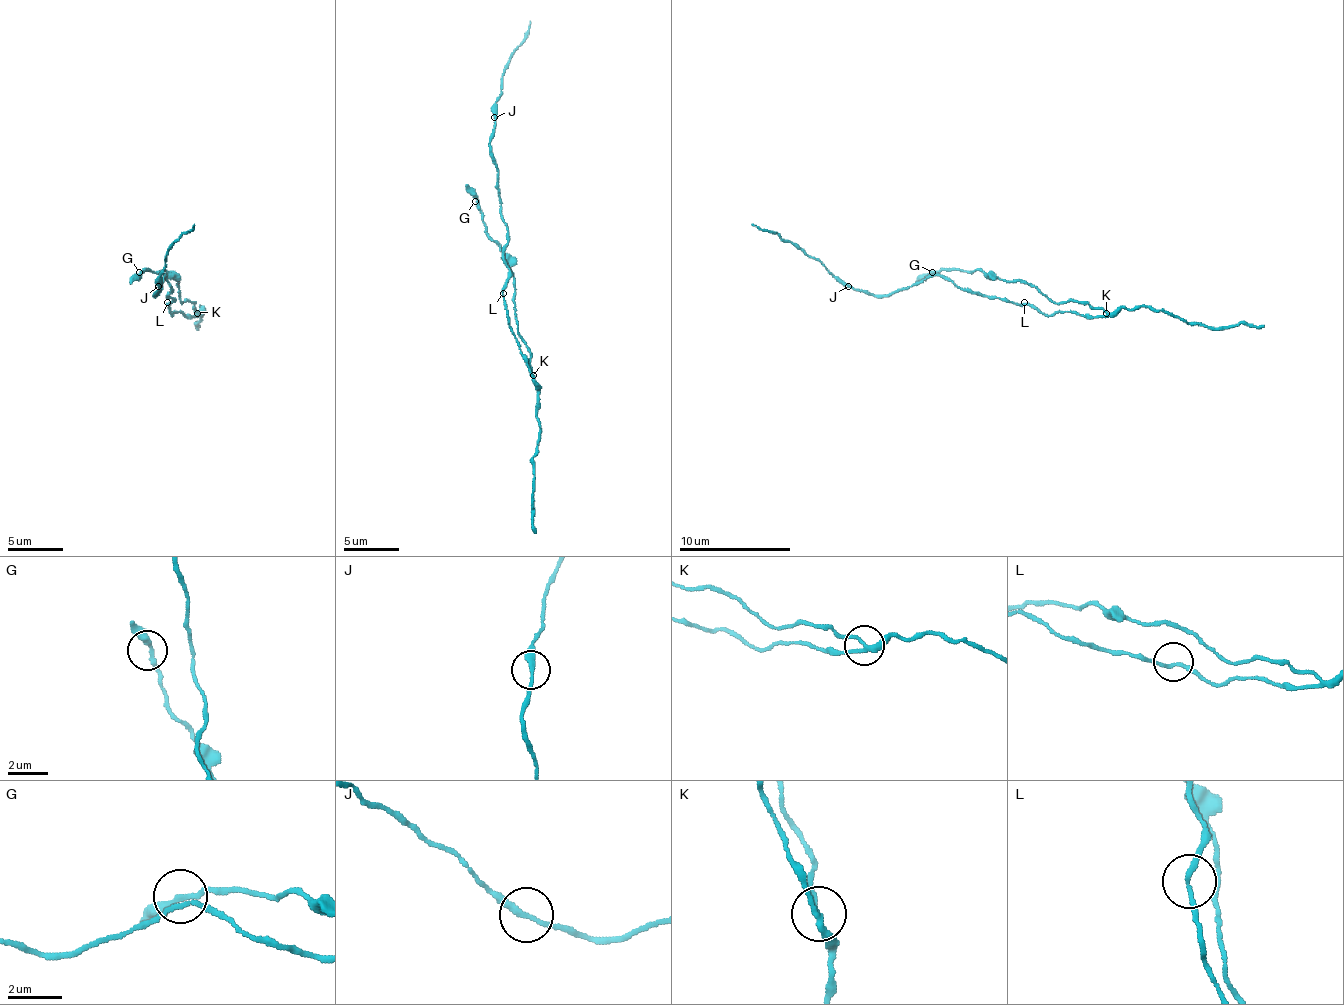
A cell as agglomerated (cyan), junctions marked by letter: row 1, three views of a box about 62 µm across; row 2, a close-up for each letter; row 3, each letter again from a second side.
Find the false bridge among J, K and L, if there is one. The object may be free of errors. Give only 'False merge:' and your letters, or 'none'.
False merge: K

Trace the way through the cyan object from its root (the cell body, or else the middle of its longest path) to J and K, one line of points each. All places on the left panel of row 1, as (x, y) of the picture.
J: (167, 305), (172, 299), (167, 297), (172, 291), (164, 274), (161, 288), (153, 294), (158, 286)
K: (167, 305), (172, 316), (175, 311), (184, 316), (197, 313)

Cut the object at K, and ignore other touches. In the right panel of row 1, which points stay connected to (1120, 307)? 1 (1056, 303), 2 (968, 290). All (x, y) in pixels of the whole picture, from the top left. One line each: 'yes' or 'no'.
1: no
2: yes

